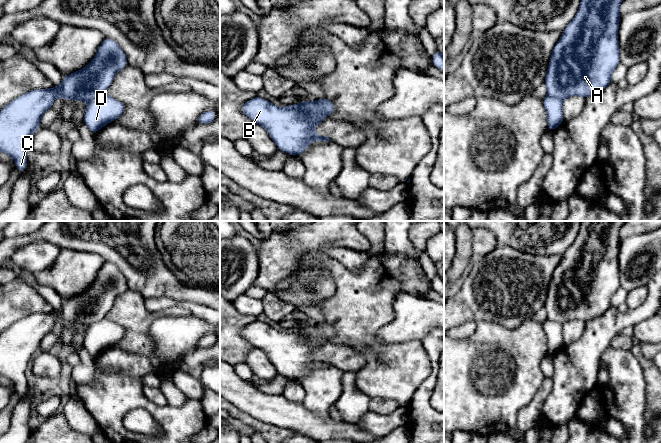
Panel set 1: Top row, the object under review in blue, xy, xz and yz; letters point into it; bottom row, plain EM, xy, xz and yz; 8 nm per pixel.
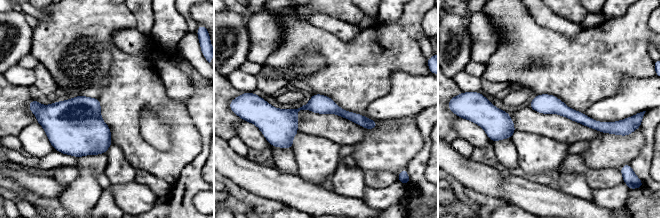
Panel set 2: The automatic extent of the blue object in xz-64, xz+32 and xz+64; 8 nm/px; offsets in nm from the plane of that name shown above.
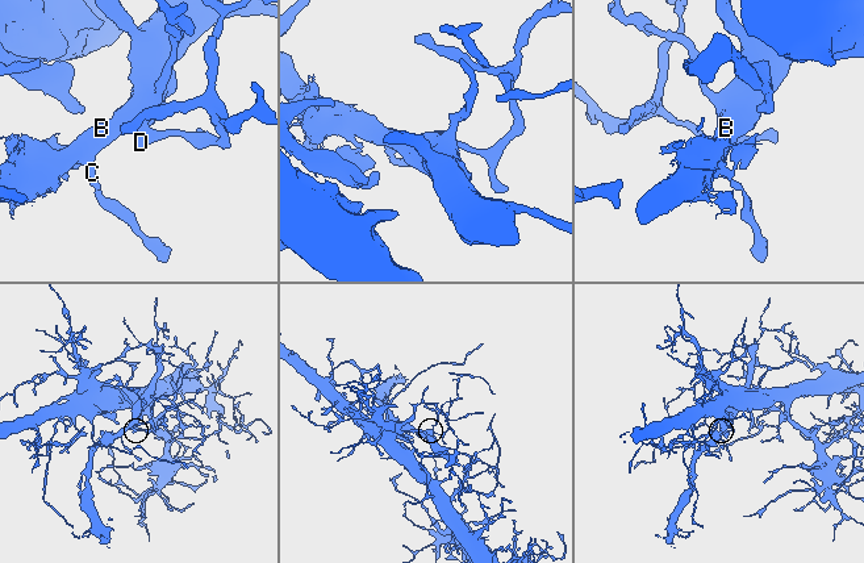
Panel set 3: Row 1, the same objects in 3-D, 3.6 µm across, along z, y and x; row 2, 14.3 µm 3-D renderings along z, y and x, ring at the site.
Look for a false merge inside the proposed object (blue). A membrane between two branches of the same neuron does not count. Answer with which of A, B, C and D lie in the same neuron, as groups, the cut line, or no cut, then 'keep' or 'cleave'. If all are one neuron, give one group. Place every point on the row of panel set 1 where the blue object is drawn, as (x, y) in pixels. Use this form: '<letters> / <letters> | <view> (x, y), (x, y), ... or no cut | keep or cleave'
A B C / D | xy (104, 93), (88, 102) | cleave

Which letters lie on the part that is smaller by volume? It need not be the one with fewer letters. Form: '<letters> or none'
D

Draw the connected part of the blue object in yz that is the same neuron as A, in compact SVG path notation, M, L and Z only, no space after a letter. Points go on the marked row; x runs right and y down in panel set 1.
M581 0L577 14L563 30L561 38L553 48L544 80L547 95L562 100L571 96L588 98L603 91L611 83L613 71L620 64L618 29L622 1Z

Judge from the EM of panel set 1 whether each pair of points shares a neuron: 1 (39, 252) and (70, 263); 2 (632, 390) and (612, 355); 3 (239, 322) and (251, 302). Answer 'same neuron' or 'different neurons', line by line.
1: different neurons
2: same neuron
3: different neurons

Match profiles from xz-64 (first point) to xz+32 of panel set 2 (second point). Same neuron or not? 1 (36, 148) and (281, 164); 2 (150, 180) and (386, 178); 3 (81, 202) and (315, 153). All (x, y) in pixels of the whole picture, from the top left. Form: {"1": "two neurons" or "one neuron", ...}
{"1": "two neurons", "2": "one neuron", "3": "one neuron"}

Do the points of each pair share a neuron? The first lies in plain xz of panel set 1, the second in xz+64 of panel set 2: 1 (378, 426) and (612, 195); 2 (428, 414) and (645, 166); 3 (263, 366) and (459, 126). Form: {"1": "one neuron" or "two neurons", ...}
{"1": "one neuron", "2": "one neuron", "3": "one neuron"}

